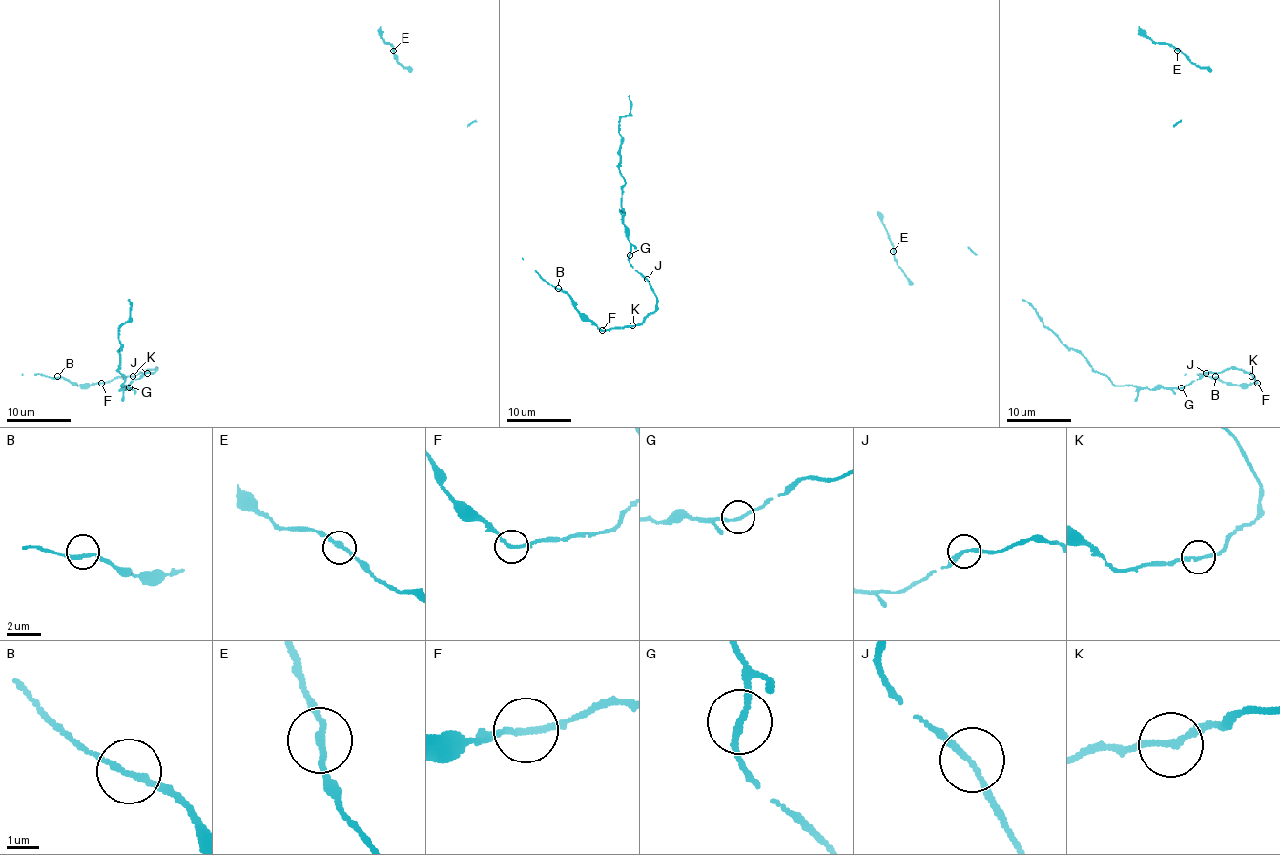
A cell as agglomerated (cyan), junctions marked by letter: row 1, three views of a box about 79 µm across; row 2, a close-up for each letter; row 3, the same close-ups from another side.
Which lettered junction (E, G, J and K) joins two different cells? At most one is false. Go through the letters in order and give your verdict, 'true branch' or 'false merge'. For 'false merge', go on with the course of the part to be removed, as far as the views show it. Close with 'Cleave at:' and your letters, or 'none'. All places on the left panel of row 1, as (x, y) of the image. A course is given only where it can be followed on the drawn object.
E: true branch
G: true branch
J: true branch
K: true branch
Cleave at: none

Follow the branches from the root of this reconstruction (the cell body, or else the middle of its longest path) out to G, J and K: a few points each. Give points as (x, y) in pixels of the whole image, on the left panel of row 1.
G: (119, 369), (124, 376), (122, 389), (129, 387)
J: (119, 369), (124, 376), (122, 389), (131, 389), (129, 384), (147, 373)
K: (119, 369), (124, 376), (122, 389), (131, 389), (129, 384), (132, 381), (156, 369), (145, 369), (132, 376)

